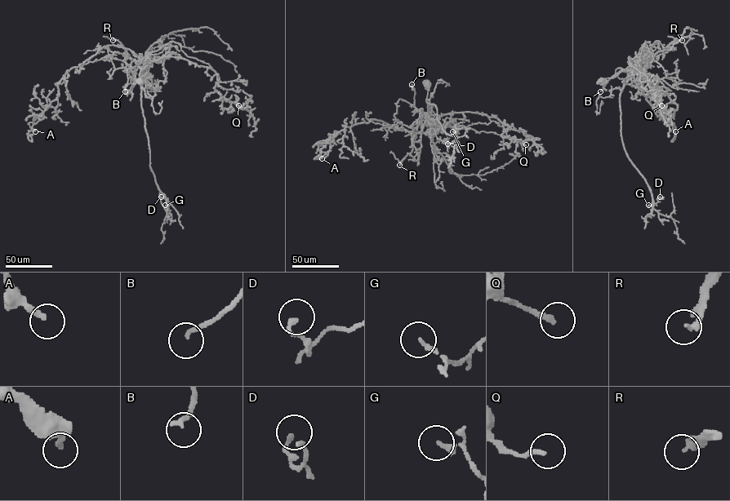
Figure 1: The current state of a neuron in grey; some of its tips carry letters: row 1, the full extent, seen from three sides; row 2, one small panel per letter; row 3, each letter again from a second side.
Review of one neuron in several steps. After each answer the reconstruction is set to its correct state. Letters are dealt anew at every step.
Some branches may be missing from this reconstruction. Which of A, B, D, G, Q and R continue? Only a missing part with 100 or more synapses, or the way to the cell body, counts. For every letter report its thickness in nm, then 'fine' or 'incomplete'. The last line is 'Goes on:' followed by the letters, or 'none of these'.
A: 240 nm thick; fine
B: 180 nm thick; fine
D: 180 nm thick; fine
G: 200 nm thick; fine
Q: 200 nm thick; fine
R: 240 nm thick; incomplete
Goes on: R

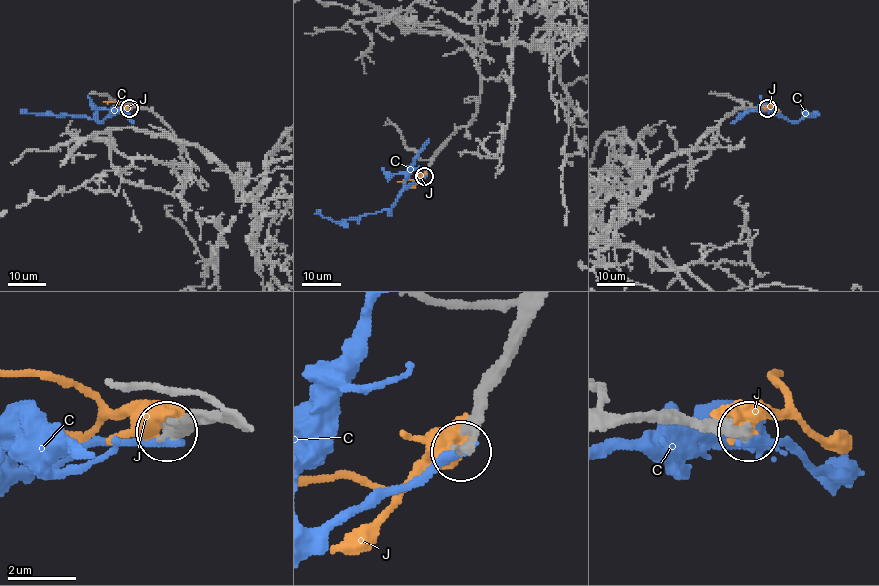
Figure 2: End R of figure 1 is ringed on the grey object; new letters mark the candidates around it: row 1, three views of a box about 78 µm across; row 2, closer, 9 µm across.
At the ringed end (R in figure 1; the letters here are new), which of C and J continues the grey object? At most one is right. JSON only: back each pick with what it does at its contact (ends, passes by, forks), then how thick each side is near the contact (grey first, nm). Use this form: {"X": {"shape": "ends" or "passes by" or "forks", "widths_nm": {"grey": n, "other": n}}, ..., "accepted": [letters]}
{"accepted": []}

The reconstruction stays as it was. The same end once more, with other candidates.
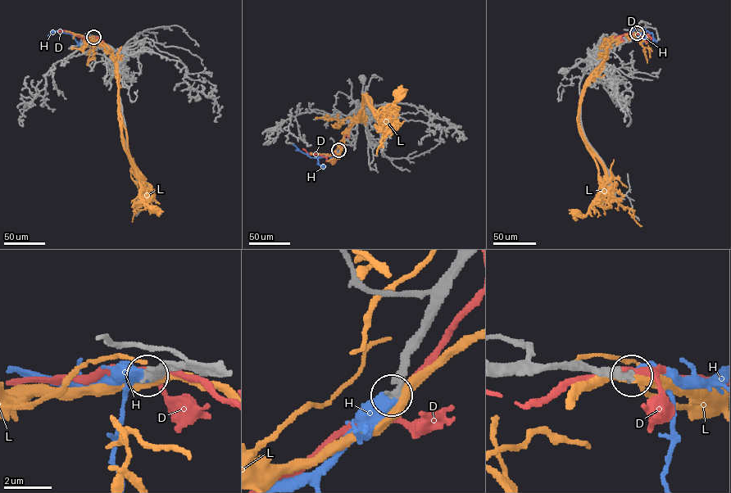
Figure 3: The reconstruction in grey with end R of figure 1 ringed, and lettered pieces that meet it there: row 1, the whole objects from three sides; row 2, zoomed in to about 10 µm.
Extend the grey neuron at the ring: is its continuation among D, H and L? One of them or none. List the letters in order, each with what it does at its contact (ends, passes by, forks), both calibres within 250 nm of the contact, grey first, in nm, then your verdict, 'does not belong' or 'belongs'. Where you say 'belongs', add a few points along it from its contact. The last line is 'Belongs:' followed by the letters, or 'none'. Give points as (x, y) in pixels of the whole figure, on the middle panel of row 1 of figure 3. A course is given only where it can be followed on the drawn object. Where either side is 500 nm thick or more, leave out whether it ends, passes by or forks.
D: it passes by; 360 nm thick on the grey side, 280 nm on the other; does not belong
H: it ends there; 280 nm thick on the grey side, 480 nm on the other; belongs; it runs (338, 150), (320, 157), (311, 157), (292, 145)
L: it passes by; 360 nm thick on the grey side, 360 nm on the other; does not belong
Belongs: H

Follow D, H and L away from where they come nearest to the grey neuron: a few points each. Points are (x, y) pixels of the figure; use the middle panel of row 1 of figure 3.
D: (338, 149), (326, 157), (309, 154), (302, 148)
H: (338, 150), (320, 157), (311, 157), (292, 145)
L: (338, 149), (344, 146), (345, 133), (360, 119), (362, 95), (383, 115), (385, 109), (397, 101), (401, 92)

